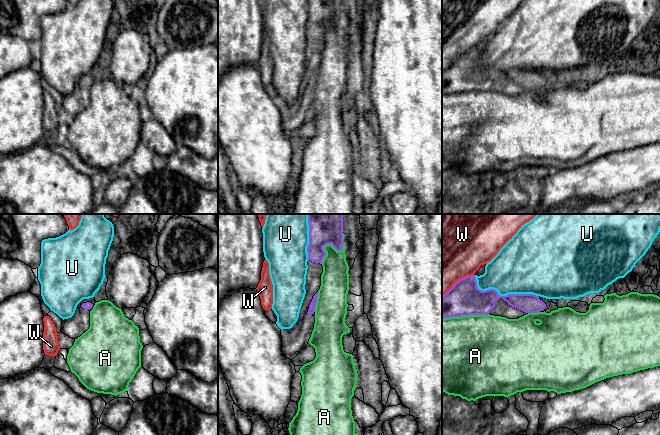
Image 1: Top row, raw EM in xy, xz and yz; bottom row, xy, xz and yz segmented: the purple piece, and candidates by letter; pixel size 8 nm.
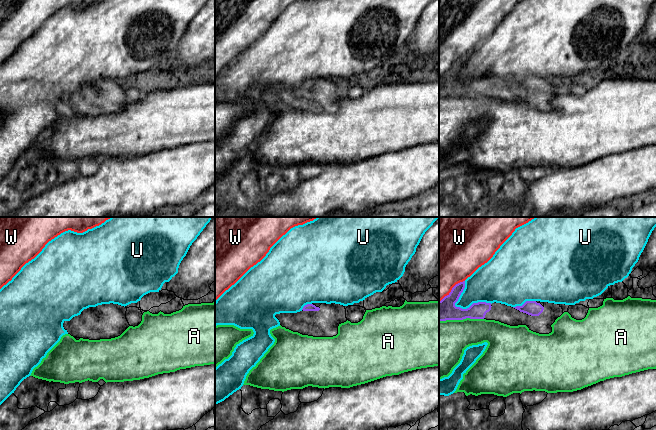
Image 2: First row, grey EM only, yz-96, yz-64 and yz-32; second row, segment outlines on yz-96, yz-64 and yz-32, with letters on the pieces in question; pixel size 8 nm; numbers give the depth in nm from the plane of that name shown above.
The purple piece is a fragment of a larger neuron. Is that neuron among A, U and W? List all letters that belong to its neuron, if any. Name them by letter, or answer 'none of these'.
none of these

